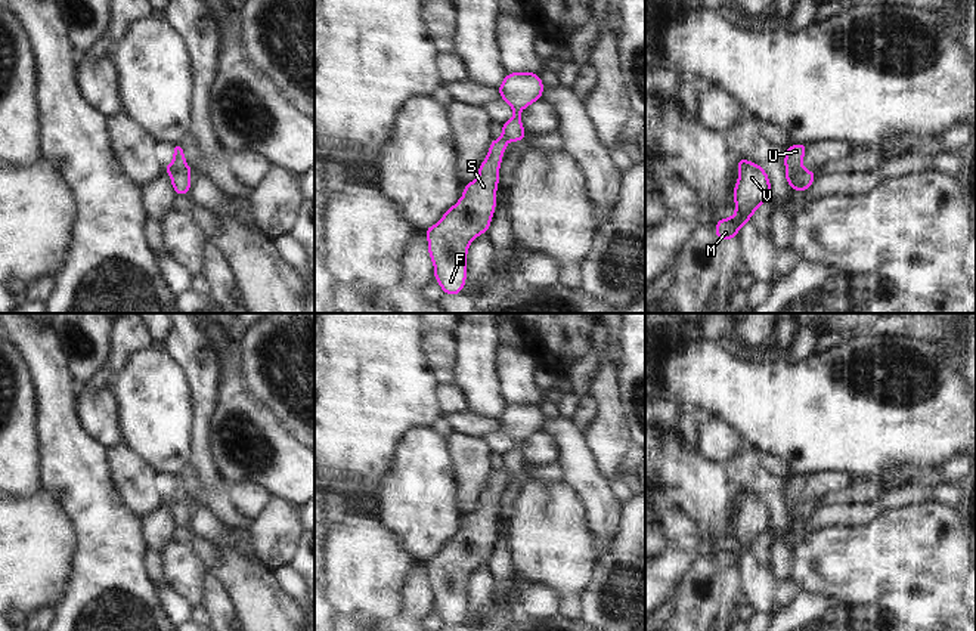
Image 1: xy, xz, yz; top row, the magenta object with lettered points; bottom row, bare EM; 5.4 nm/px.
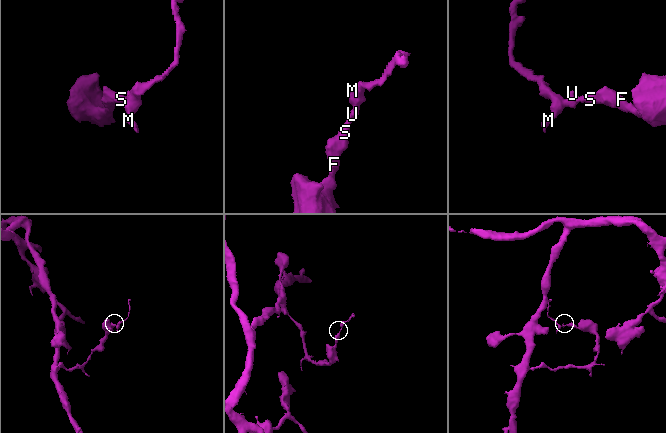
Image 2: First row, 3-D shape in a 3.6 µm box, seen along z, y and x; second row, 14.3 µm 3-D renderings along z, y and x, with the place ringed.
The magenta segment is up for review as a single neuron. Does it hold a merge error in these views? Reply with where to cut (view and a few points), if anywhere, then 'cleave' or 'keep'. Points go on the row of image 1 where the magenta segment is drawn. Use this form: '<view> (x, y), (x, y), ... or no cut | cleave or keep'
no cut | keep

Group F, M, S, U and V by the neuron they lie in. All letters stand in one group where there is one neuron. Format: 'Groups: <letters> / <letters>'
Groups: F M S U V.

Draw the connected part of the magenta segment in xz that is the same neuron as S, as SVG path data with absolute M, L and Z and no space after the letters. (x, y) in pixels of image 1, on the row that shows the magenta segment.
M537 72L506 74L498 92L499 96L514 109L509 121L502 124L502 136L490 142L489 154L478 166L478 177L464 186L464 195L452 205L443 217L425 229L428 254L434 265L434 279L440 284L443 294L461 294L467 281L467 254L470 244L481 233L487 233L493 211L496 208L496 189L499 185L499 167L508 142L520 142L526 137L520 112L530 103L540 99L545 86Z

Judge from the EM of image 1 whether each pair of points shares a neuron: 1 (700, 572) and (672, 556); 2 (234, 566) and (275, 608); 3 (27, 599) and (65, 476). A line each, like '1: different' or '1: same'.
1: different
2: same
3: different

